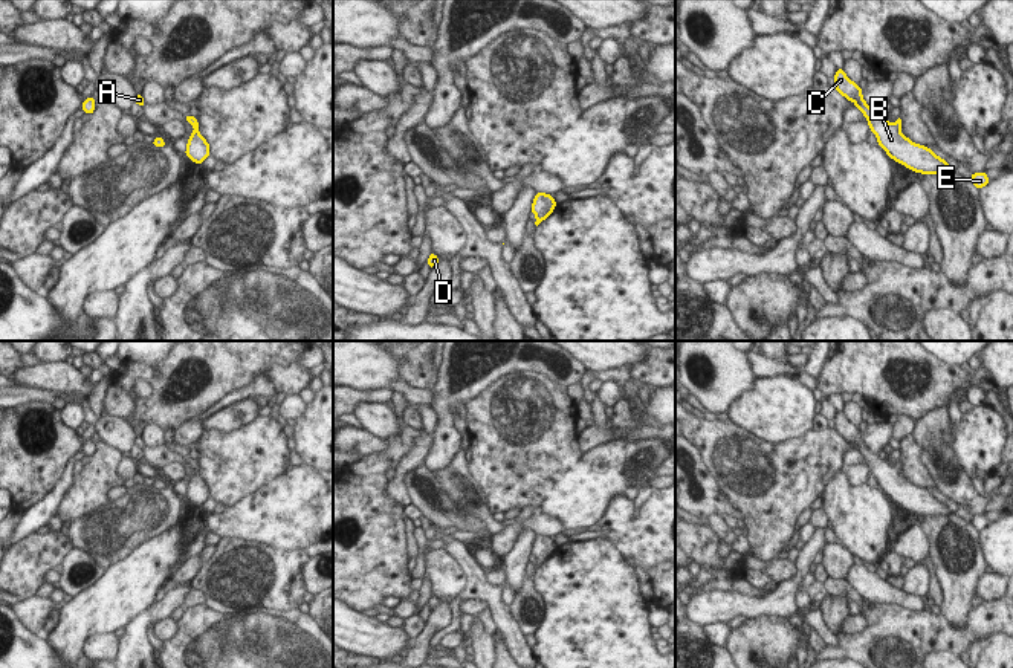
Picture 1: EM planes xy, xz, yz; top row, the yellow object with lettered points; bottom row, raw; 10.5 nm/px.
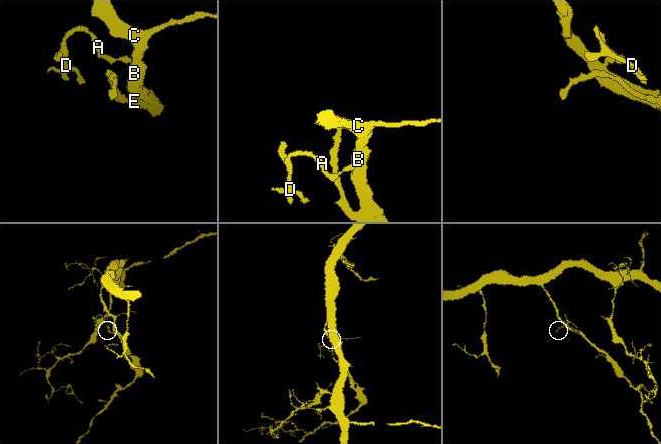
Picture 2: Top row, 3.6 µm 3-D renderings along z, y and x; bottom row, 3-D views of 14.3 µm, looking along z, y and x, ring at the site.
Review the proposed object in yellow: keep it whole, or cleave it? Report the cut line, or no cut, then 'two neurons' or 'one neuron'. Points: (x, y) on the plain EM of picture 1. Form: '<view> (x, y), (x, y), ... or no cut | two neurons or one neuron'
no cut | one neuron

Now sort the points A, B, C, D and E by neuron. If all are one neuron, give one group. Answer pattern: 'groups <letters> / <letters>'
groups A B C D E

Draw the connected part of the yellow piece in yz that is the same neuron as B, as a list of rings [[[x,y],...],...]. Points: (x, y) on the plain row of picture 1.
[[[837,411],[834,417],[836,433],[848,443],[856,446],[868,466],[871,474],[875,475],[879,488],[888,495],[889,500],[903,506],[908,512],[923,517],[950,517],[953,511],[946,503],[938,500],[930,491],[914,486],[909,480],[900,474],[901,462],[895,466],[882,460],[877,452],[872,452],[862,439],[862,431],[853,425],[843,414]]]

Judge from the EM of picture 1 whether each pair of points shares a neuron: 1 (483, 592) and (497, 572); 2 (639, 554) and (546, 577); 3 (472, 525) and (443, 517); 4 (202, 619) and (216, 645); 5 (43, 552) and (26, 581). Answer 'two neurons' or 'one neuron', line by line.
1: two neurons
2: two neurons
3: one neuron
4: one neuron
5: one neuron

